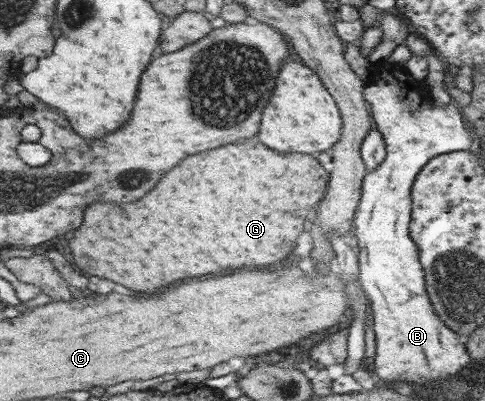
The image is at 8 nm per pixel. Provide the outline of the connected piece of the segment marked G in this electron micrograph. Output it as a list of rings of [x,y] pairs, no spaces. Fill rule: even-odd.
[[[239,140],[211,152],[189,156],[179,168],[165,174],[143,200],[127,206],[109,206],[109,202],[93,204],[84,212],[83,226],[69,235],[69,247],[82,274],[109,279],[120,287],[127,286],[127,290],[141,292],[155,292],[177,280],[201,274],[229,274],[253,266],[267,268],[285,260],[295,250],[311,204],[320,205],[329,186],[329,173],[316,157],[281,153],[259,140]]]

